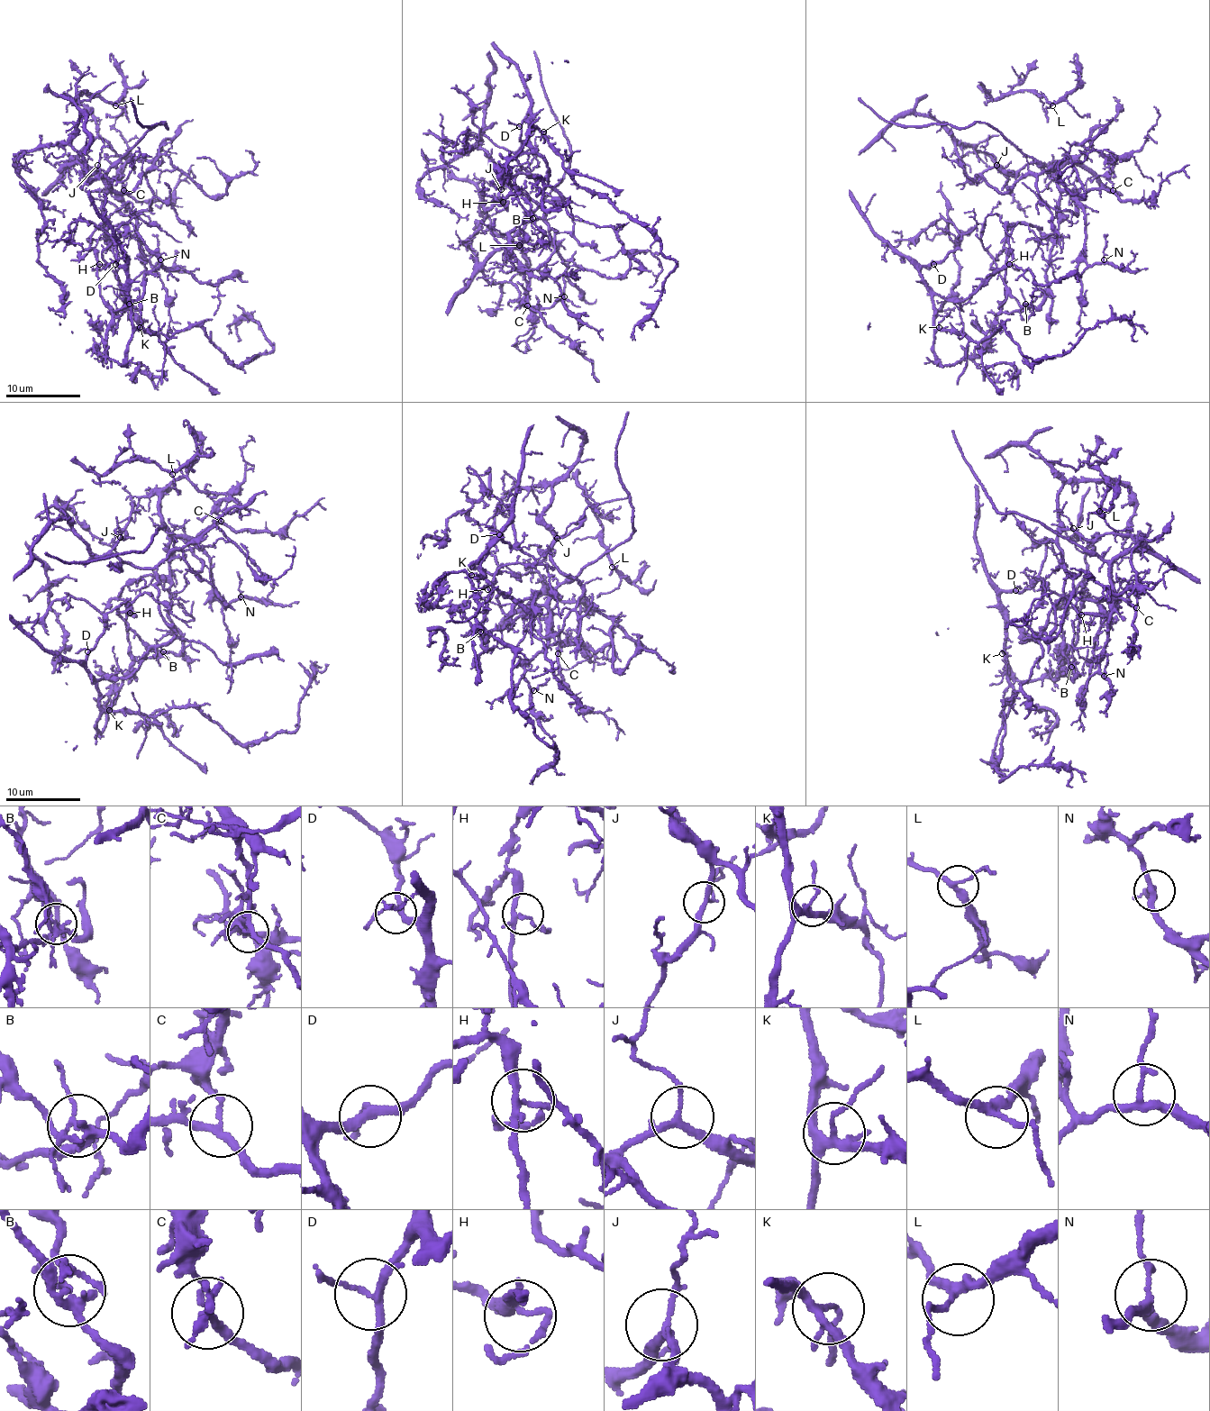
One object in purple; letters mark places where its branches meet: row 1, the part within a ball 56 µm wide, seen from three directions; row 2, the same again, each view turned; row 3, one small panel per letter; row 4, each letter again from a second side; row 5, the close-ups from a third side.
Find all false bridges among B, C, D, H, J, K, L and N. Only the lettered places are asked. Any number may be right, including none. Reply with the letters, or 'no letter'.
B, C

